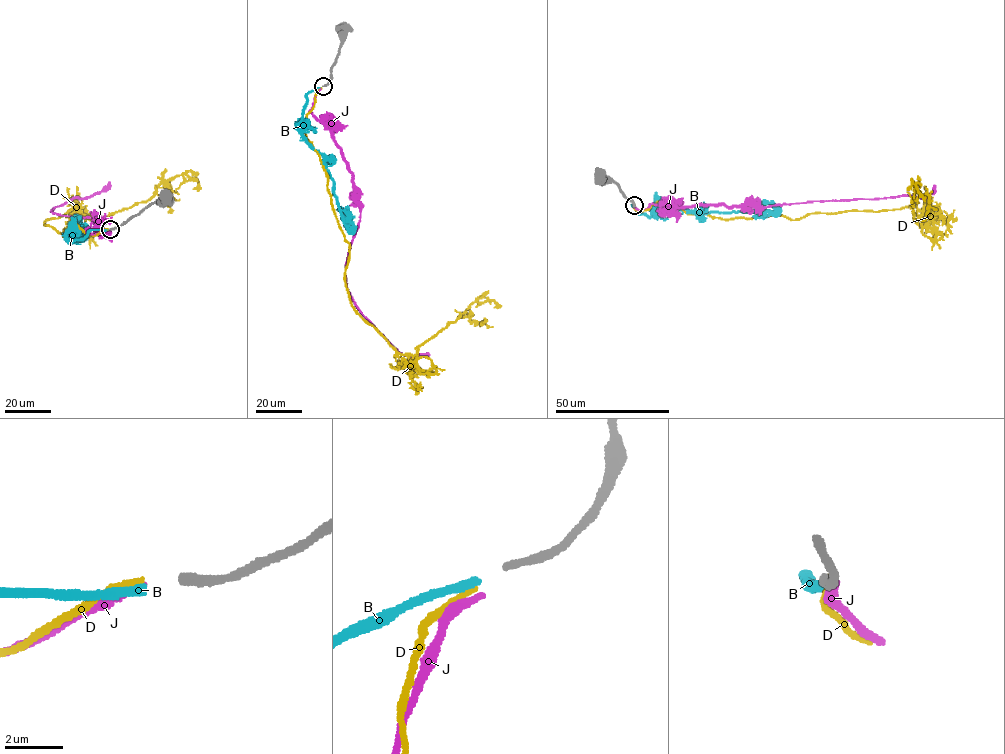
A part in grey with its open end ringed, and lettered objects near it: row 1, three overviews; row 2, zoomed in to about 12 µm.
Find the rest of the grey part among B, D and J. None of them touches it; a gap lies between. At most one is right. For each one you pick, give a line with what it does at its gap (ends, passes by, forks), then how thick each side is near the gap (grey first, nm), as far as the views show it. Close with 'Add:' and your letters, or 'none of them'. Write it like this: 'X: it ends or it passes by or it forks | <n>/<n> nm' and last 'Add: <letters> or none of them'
B: it ends | 300/300 nm
Add: B

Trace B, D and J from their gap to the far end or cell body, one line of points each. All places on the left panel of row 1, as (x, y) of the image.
B: (107, 229), (91, 230), (82, 238), (69, 242), (65, 234), (79, 232), (71, 227), (83, 224)
D: (107, 229), (74, 222), (66, 239), (44, 224), (74, 206), (90, 219), (130, 207), (180, 174), (193, 188)
J: (107, 229), (88, 233), (87, 227), (98, 227), (102, 221), (50, 211), (73, 198), (104, 191), (109, 182)

